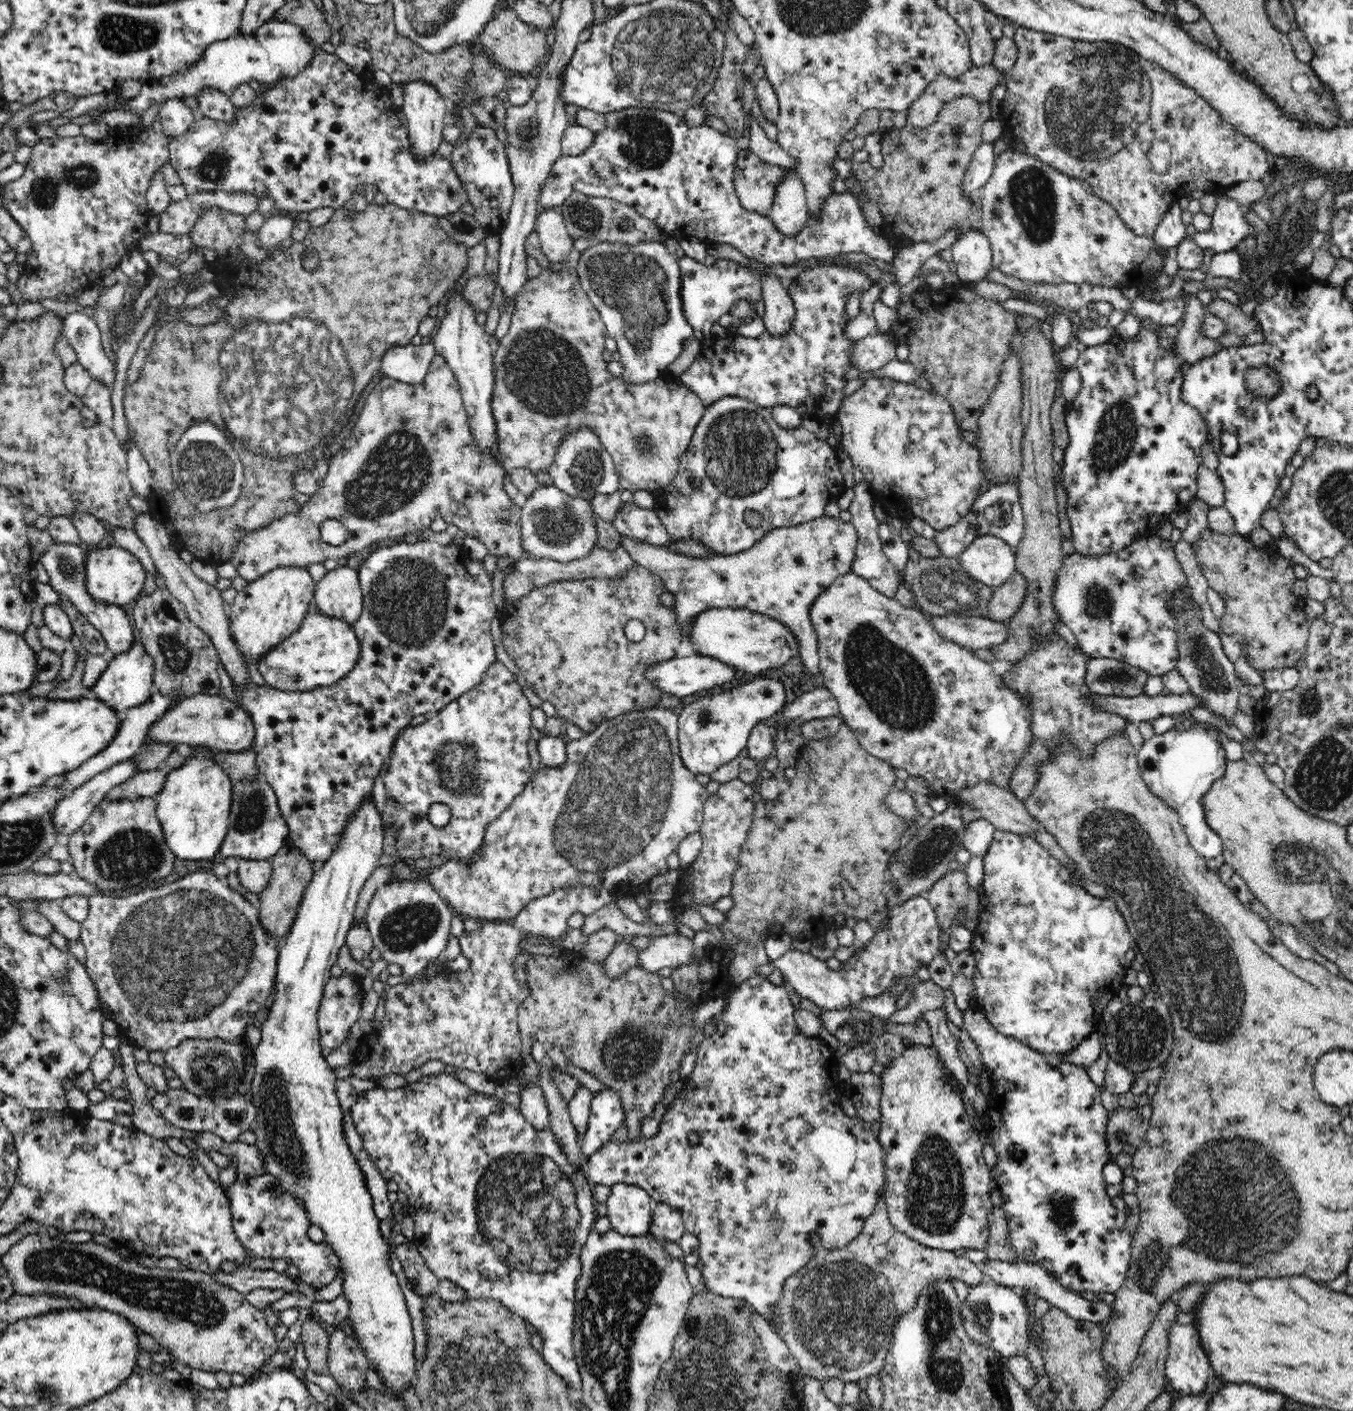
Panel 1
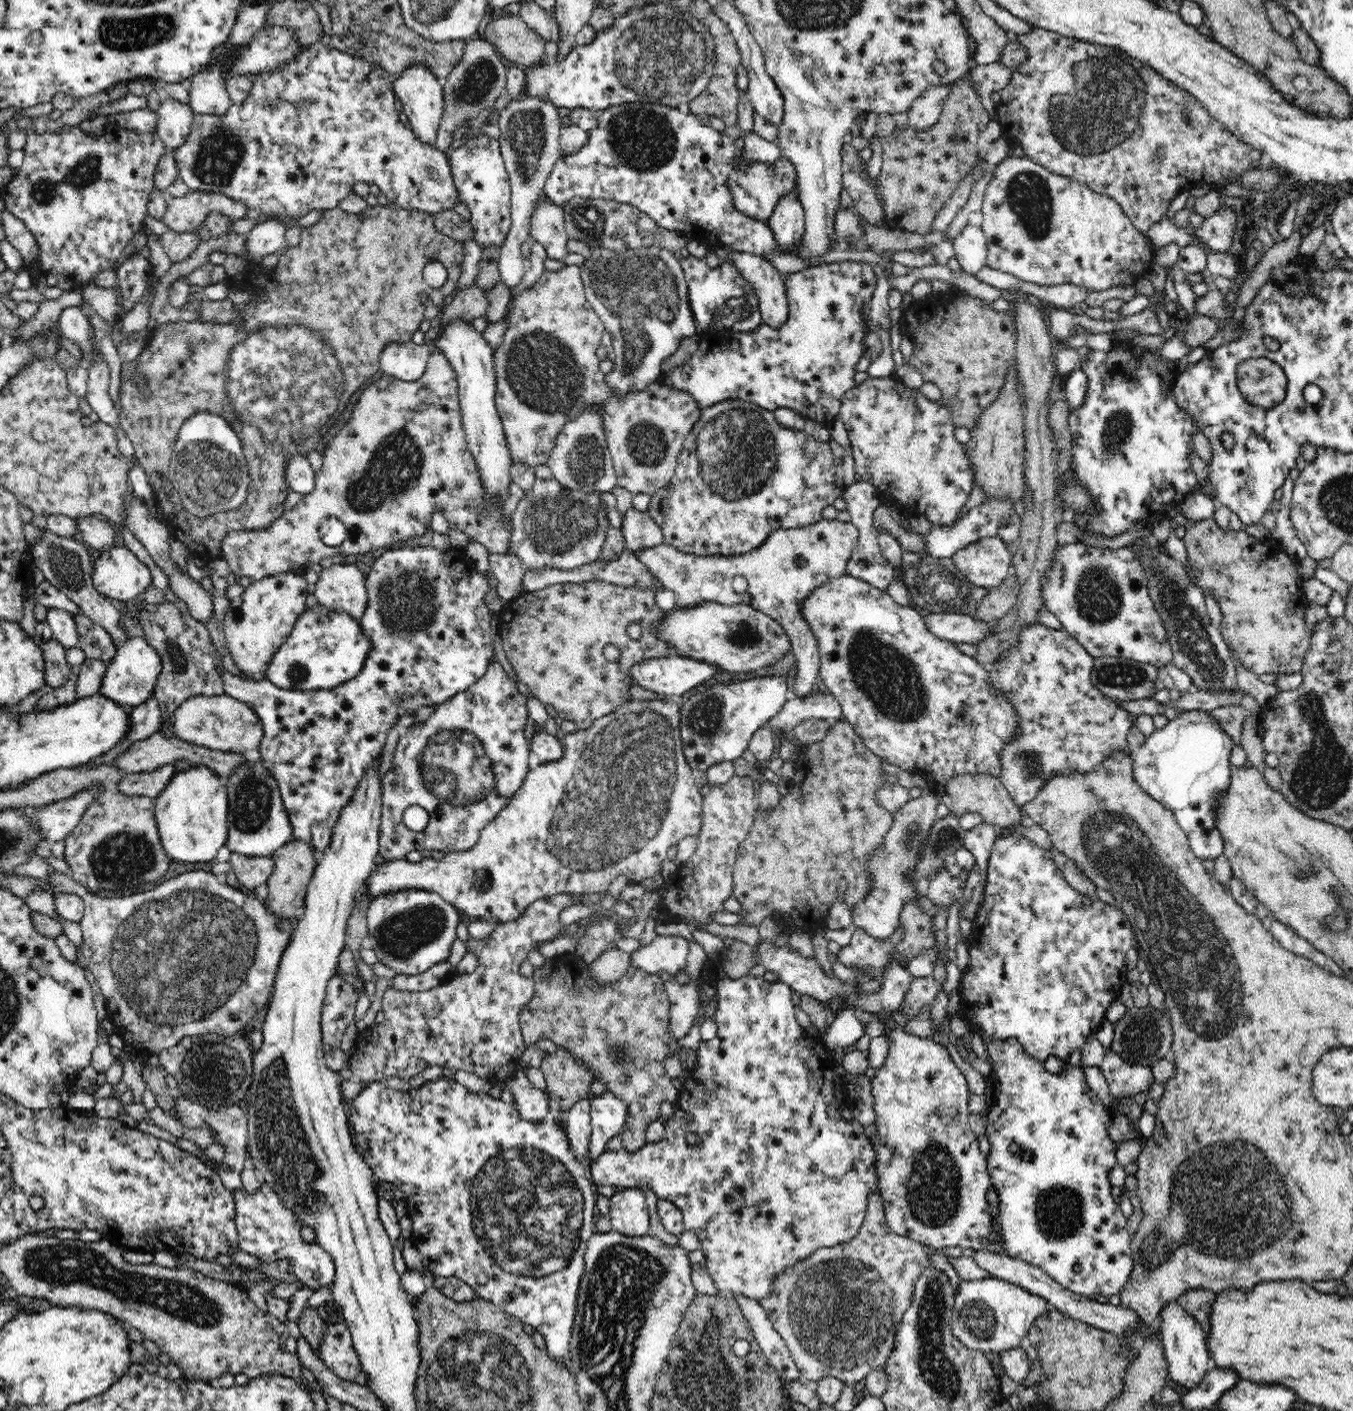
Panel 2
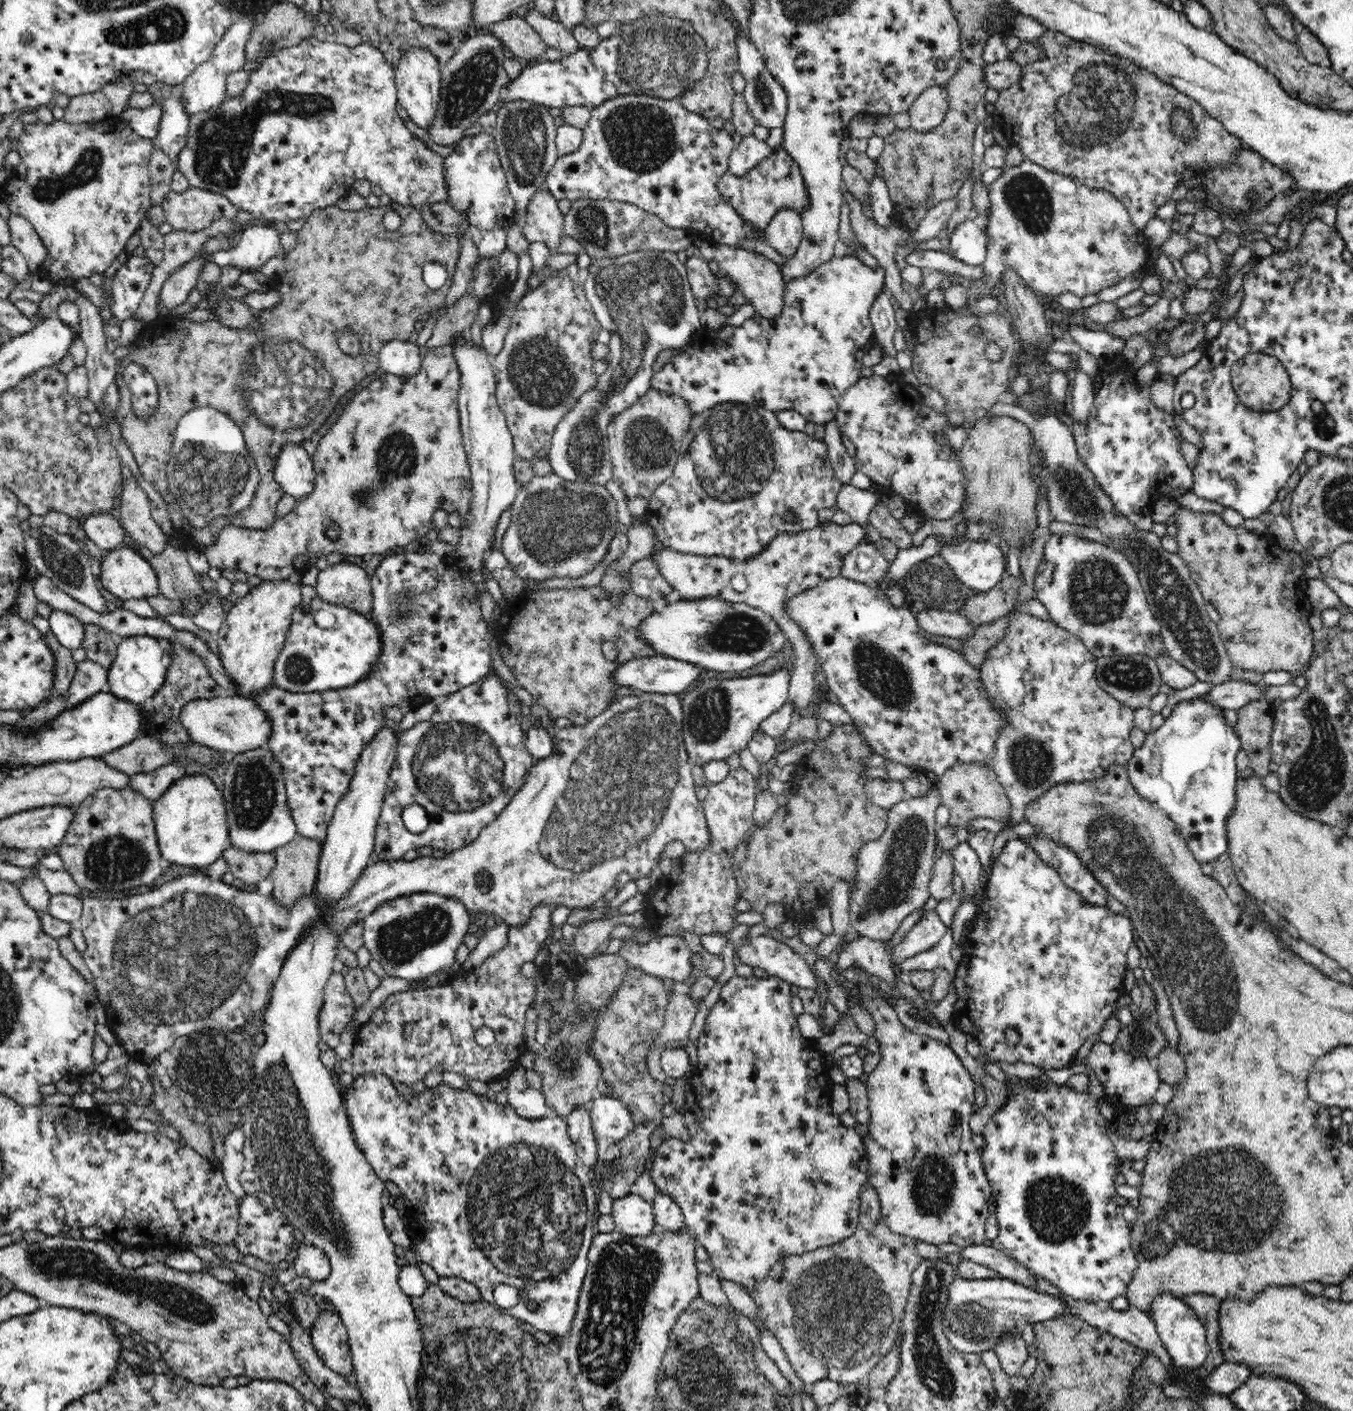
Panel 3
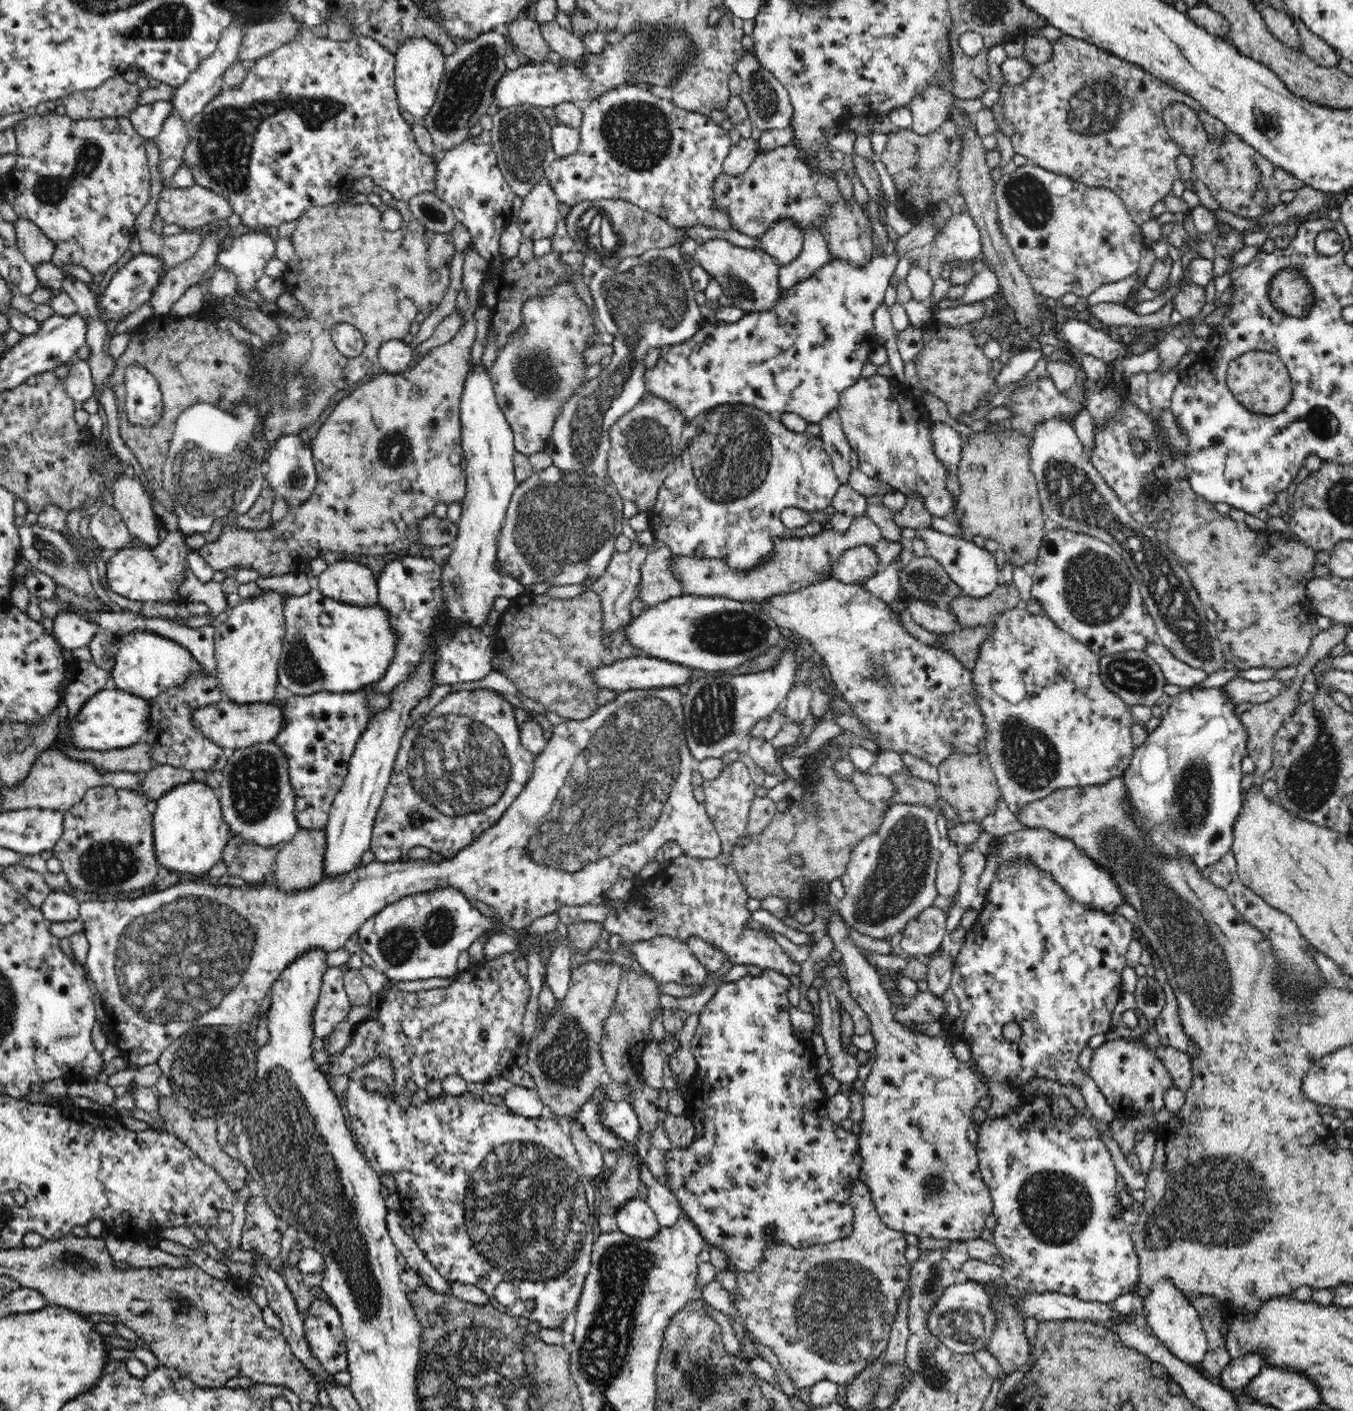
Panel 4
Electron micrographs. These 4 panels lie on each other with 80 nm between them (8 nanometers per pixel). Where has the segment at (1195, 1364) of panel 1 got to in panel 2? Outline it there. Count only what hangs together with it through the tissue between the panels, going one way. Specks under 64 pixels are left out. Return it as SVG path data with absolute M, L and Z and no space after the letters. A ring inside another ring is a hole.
M1171 1301L1170 1304L1162 1306L1158 1319L1155 1323L1158 1332L1162 1337L1164 1354L1167 1360L1167 1367L1170 1378L1183 1386L1185 1390L1196 1388L1199 1382L1209 1371L1210 1353L1208 1353L1207 1334L1202 1330L1202 1325L1193 1316L1190 1316L1180 1304Z

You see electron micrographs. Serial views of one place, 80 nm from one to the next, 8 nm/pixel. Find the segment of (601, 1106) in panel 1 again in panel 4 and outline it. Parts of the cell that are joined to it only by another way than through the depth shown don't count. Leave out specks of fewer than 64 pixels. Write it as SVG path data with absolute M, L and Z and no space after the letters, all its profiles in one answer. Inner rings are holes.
M610 1101L605 1104L605 1115L601 1120L606 1120L606 1129L633 1144L641 1136L641 1121L628 1102Z

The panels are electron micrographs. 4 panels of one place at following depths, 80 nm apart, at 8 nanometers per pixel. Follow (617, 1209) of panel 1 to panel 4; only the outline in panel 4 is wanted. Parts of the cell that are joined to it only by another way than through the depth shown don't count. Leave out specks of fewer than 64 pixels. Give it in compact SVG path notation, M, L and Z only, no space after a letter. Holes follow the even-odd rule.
M640 1197L631 1198L615 1212L617 1230L642 1240L654 1238L661 1229L656 1214Z

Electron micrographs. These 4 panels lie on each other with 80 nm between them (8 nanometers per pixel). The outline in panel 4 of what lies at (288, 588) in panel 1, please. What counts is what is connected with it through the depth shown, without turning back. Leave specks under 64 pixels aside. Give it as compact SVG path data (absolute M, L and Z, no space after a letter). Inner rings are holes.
M266 590L232 608L214 633L216 679L225 698L238 704L271 703L276 696L278 669L286 632L282 602L287 594Z

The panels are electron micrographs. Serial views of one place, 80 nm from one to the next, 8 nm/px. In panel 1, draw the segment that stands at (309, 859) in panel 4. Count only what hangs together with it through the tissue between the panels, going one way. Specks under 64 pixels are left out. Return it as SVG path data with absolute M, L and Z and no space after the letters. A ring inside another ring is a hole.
M284 844L270 859L273 868L268 886L259 893L261 904L260 917L268 931L273 931L280 937L280 942L290 932L294 919L304 896L307 884L313 877L314 868L308 857L302 853L302 849L296 845Z

